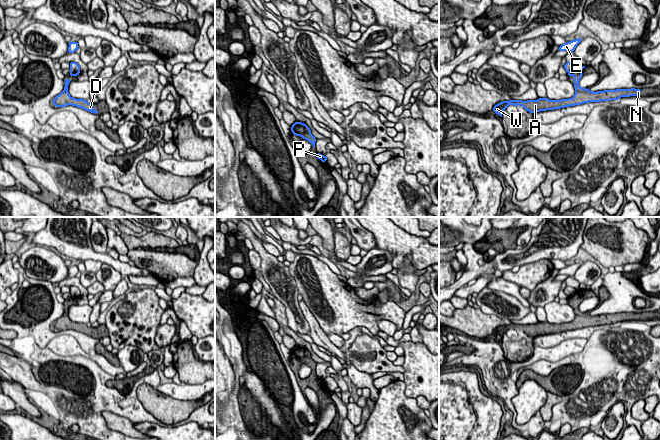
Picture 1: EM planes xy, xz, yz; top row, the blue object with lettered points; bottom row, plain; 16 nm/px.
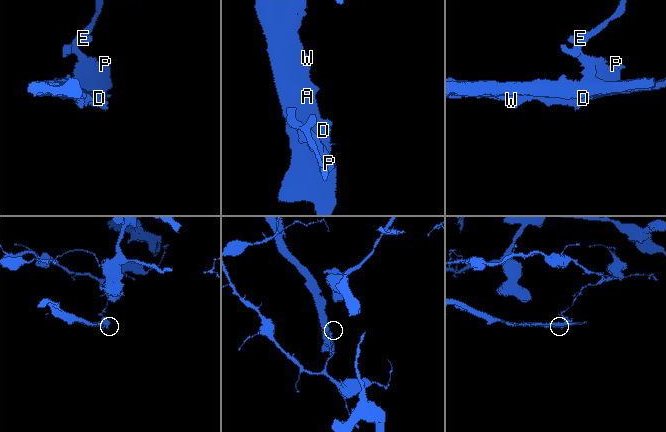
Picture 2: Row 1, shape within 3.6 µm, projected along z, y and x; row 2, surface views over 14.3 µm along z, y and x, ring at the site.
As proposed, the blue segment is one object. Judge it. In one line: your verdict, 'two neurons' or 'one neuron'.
two neurons

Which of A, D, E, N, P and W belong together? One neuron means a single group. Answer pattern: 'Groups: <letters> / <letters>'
Groups: A D N P W / E

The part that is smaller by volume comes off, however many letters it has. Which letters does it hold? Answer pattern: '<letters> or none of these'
A, D, N, P, W

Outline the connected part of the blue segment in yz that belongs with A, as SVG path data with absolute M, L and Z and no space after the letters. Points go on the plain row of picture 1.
M578 290L573 295L568 297L568 300L574 301L574 311L575 319L569 323L561 324L550 324L548 322L539 322L537 324L510 324L502 325L496 328L493 332L493 336L502 341L503 335L509 329L518 330L521 329L525 334L534 338L540 335L560 333L569 330L580 329L589 326L601 326L601 325L611 325L618 324L621 321L630 321L630 320L641 320L641 313L616 313L616 314L604 314L591 316L590 313L581 312L579 310L579 305L582 302L582 293L585 290Z

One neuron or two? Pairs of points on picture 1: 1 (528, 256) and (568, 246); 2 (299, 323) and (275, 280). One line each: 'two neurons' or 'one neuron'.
1: one neuron
2: one neuron

